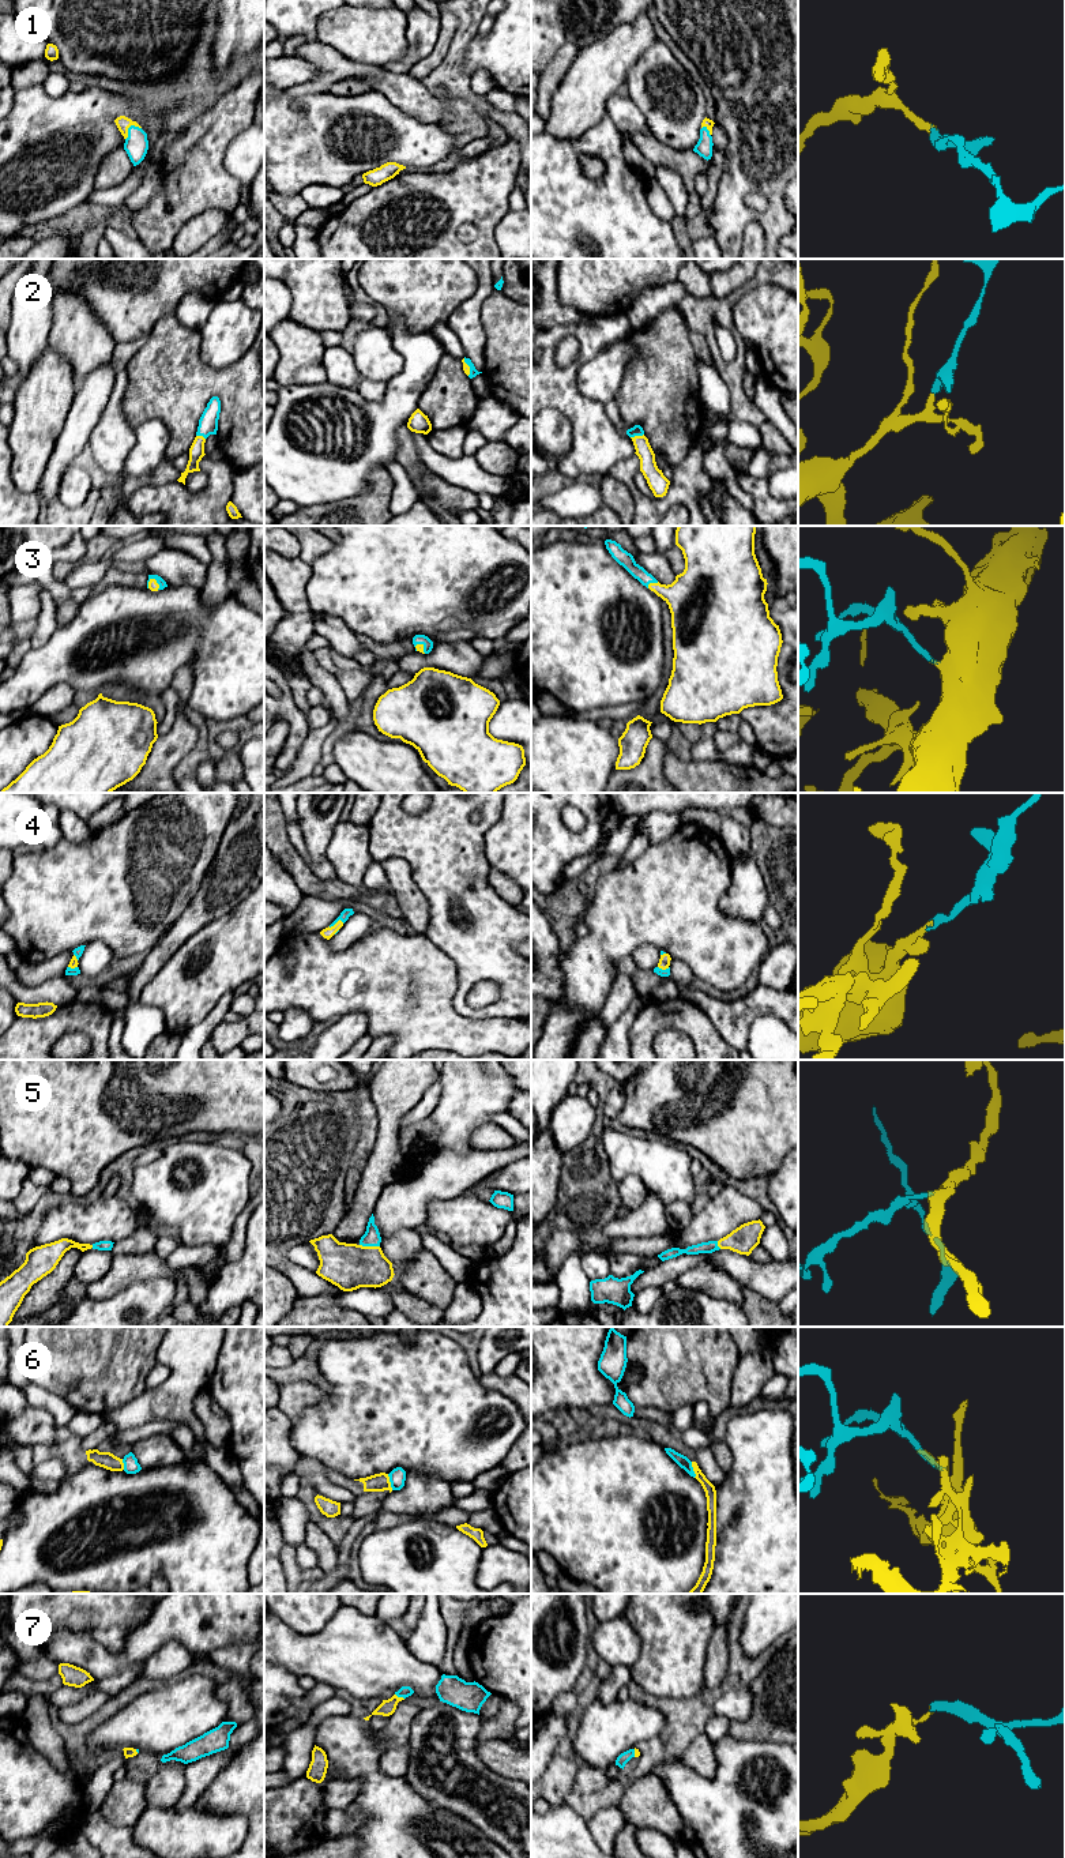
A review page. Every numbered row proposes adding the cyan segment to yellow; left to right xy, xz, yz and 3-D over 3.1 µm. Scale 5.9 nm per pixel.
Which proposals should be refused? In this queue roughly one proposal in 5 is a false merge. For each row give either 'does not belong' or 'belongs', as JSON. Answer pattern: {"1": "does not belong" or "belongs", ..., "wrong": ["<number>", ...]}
{"1": "belongs", "2": "belongs", "3": "belongs", "4": "belongs", "5": "belongs", "6": "does not belong", "7": "belongs", "wrong": ["6"]}

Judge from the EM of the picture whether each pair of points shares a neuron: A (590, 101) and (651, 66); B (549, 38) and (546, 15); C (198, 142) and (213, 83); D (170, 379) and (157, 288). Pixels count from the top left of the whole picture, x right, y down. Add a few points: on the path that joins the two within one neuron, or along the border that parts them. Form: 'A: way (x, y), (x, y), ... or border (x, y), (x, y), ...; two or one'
A: border (643, 53), (631, 68), (625, 82); two
B: way (546, 33), (546, 21); one
C: border (226, 91), (209, 111), (181, 128); two
D: border (175, 313), (162, 316), (147, 337); two

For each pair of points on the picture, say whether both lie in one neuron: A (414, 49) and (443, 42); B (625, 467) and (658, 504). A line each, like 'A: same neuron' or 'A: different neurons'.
A: different neurons
B: same neuron

